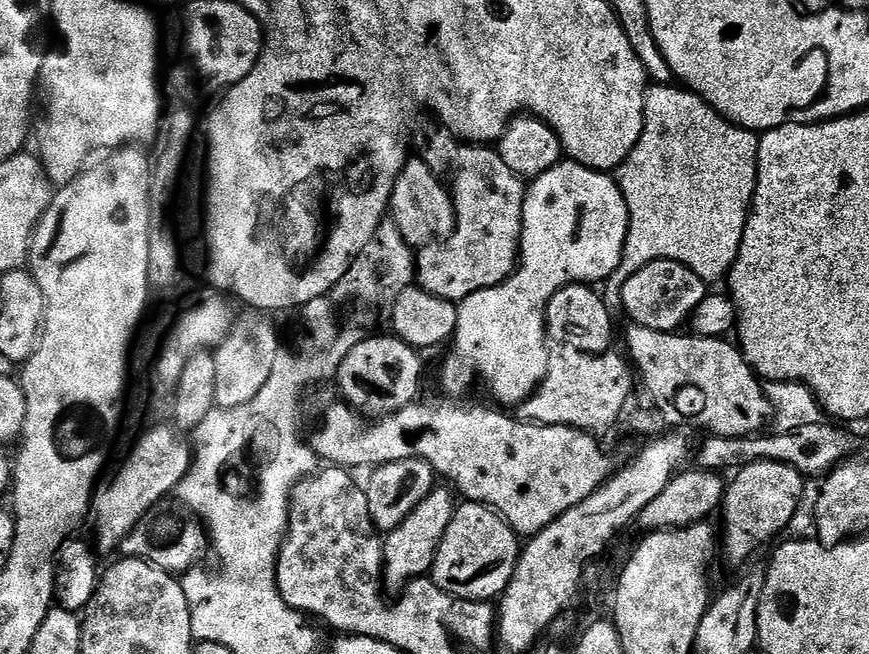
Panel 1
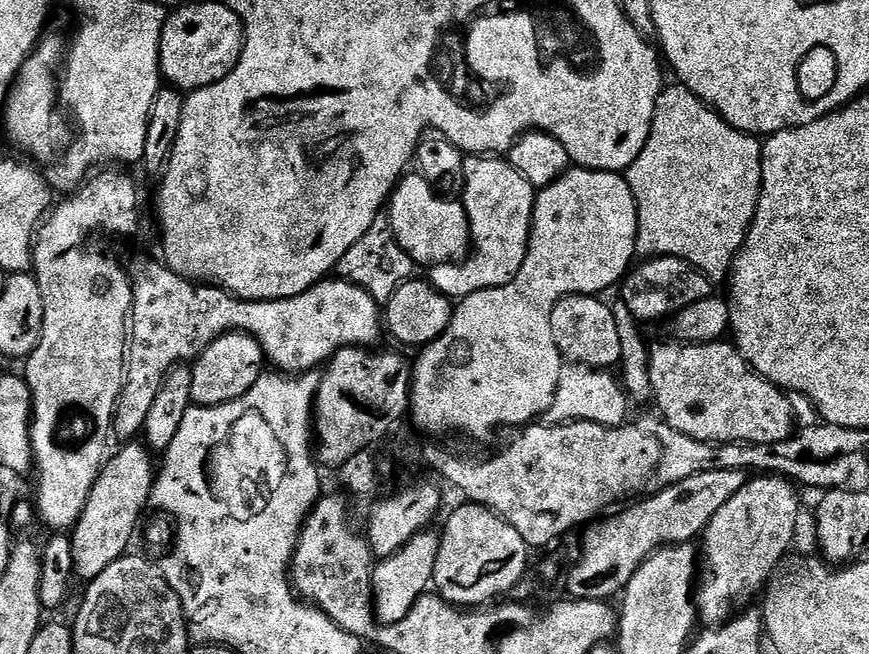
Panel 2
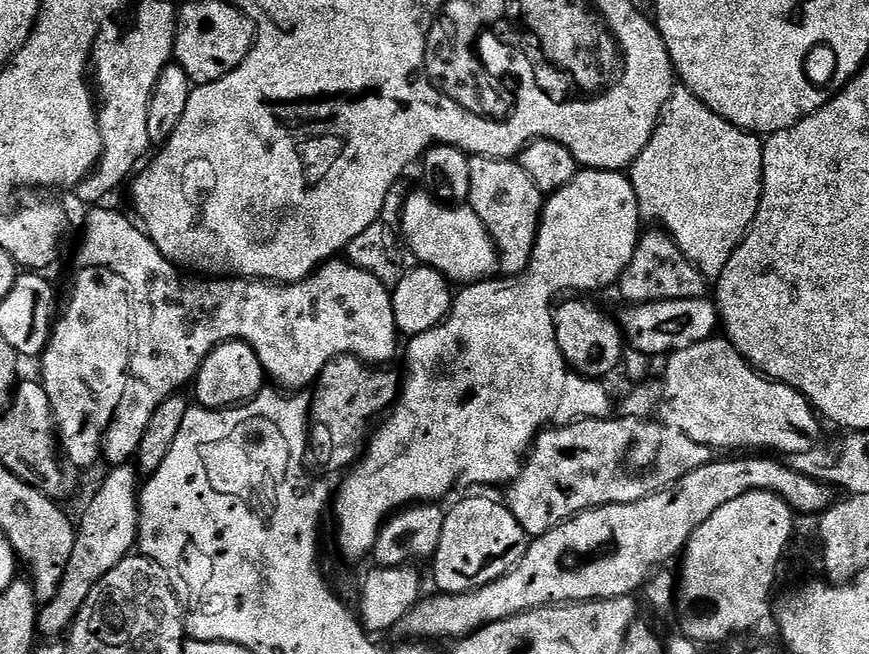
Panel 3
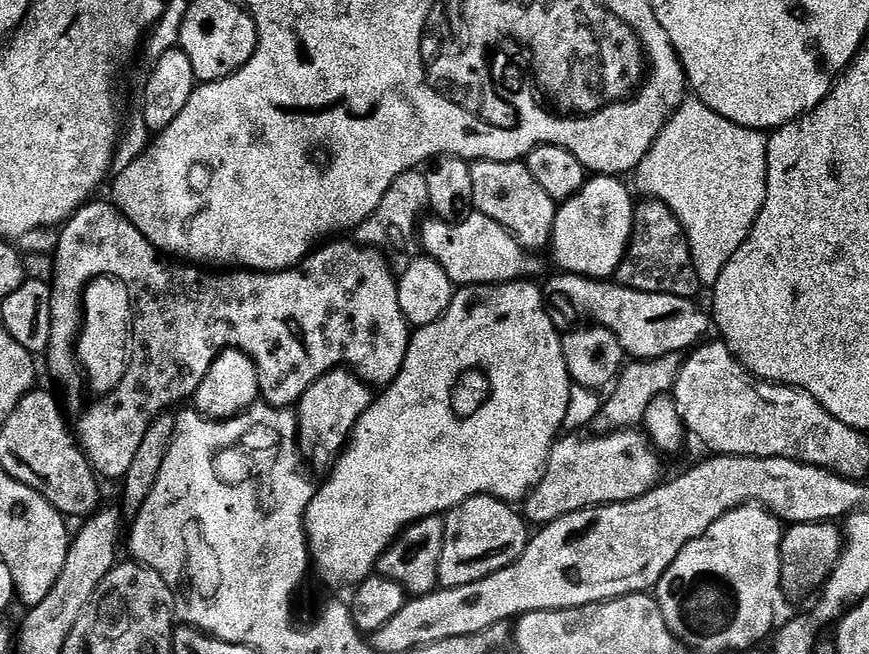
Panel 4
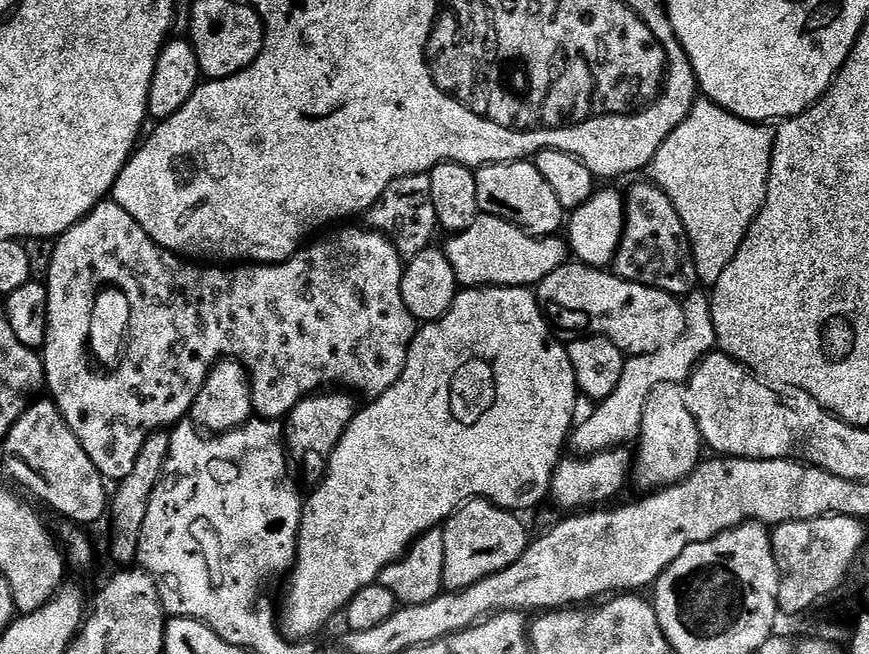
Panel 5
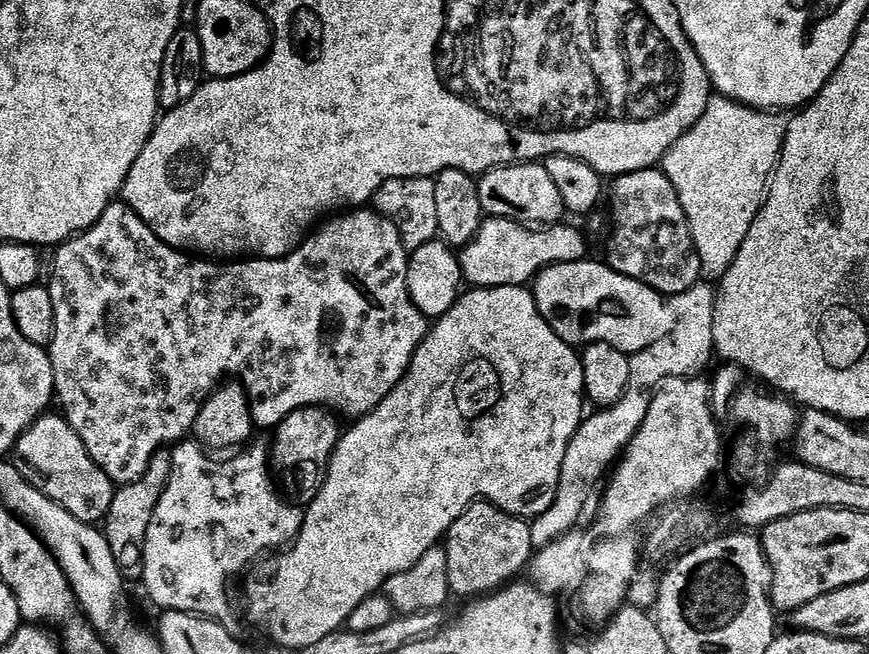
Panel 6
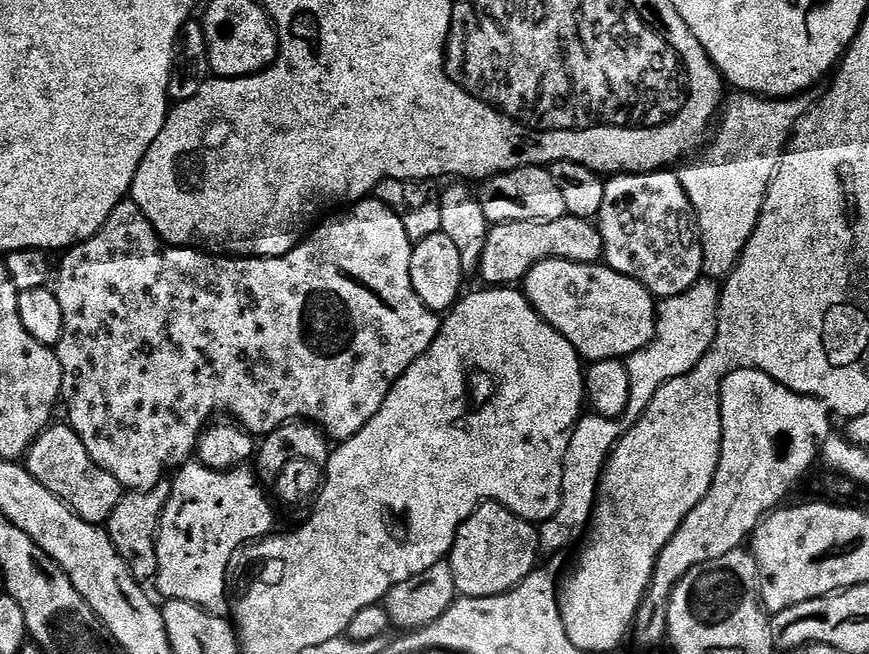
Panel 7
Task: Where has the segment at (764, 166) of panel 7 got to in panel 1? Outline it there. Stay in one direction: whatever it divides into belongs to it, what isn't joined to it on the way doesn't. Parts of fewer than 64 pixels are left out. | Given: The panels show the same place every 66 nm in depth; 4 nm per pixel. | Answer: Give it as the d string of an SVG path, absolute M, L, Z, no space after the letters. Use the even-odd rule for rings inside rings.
M653 83L644 94L644 129L634 146L632 153L620 163L614 179L619 184L622 194L626 198L626 206L630 214L628 223L628 233L626 234L626 246L622 250L622 262L618 266L616 273L603 285L603 289L608 292L608 300L616 300L616 288L622 290L622 286L642 266L646 266L655 260L673 260L687 264L698 278L702 278L705 284L715 285L715 280L723 281L727 277L732 263L738 258L738 250L742 246L742 234L748 221L748 213L752 210L752 195L756 192L756 160L758 150L760 149L760 136L757 133L749 132L747 128L740 128L736 124L731 124L725 116L719 116L711 106L696 95L695 92L689 92L683 86L673 86L669 84Z

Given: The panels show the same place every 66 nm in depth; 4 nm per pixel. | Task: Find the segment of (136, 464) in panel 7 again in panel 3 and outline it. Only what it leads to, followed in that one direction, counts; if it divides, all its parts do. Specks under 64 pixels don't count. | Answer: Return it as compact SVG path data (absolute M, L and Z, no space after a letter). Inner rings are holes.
M96 206L89 211L92 213L89 214L88 221L84 224L84 237L80 240L81 261L79 263L85 268L108 268L114 274L121 276L128 284L129 292L132 293L132 299L135 304L134 312L138 317L138 323L134 328L135 339L132 341L132 363L130 365L126 394L122 394L122 402L118 402L114 418L110 422L108 429L104 431L102 456L105 461L109 460L109 465L124 466L135 457L138 446L142 442L142 434L146 434L146 426L150 426L150 418L154 418L154 410L158 410L158 406L166 398L175 396L181 390L184 390L187 384L189 387L195 381L202 362L206 362L208 355L220 344L225 344L231 340L246 342L254 350L254 354L258 354L258 362L262 362L265 377L271 383L272 380L276 383L273 385L279 386L284 390L304 390L304 387L307 389L309 386L315 385L317 378L320 376L320 371L329 362L336 360L340 356L356 356L358 359L364 360L373 366L387 365L389 363L387 360L395 358L398 329L396 327L396 319L394 318L394 306L392 305L392 294L389 285L384 284L383 281L374 274L367 272L366 269L349 263L347 259L333 258L327 260L315 272L312 272L307 278L298 281L296 284L269 284L267 280L246 280L243 278L197 278L195 275L181 270L171 260L165 258L158 250L158 246L154 246L154 242L150 239L148 233L144 231L143 227L137 226L134 223L131 215L129 215L130 217L123 216L122 213L115 212L114 209L106 207L108 206Z

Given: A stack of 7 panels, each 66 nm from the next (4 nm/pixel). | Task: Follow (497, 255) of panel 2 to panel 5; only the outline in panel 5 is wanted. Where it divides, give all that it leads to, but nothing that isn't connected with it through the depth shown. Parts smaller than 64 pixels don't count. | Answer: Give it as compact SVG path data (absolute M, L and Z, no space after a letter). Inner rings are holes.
M514 160L510 164L486 164L475 169L475 173L478 186L478 206L483 215L497 216L506 222L516 224L524 231L532 233L533 236L539 237L557 235L565 227L566 210L562 206L562 202L558 202L558 197L554 194L550 182L546 182L546 178L542 178L542 174L538 174L535 163L528 160Z

